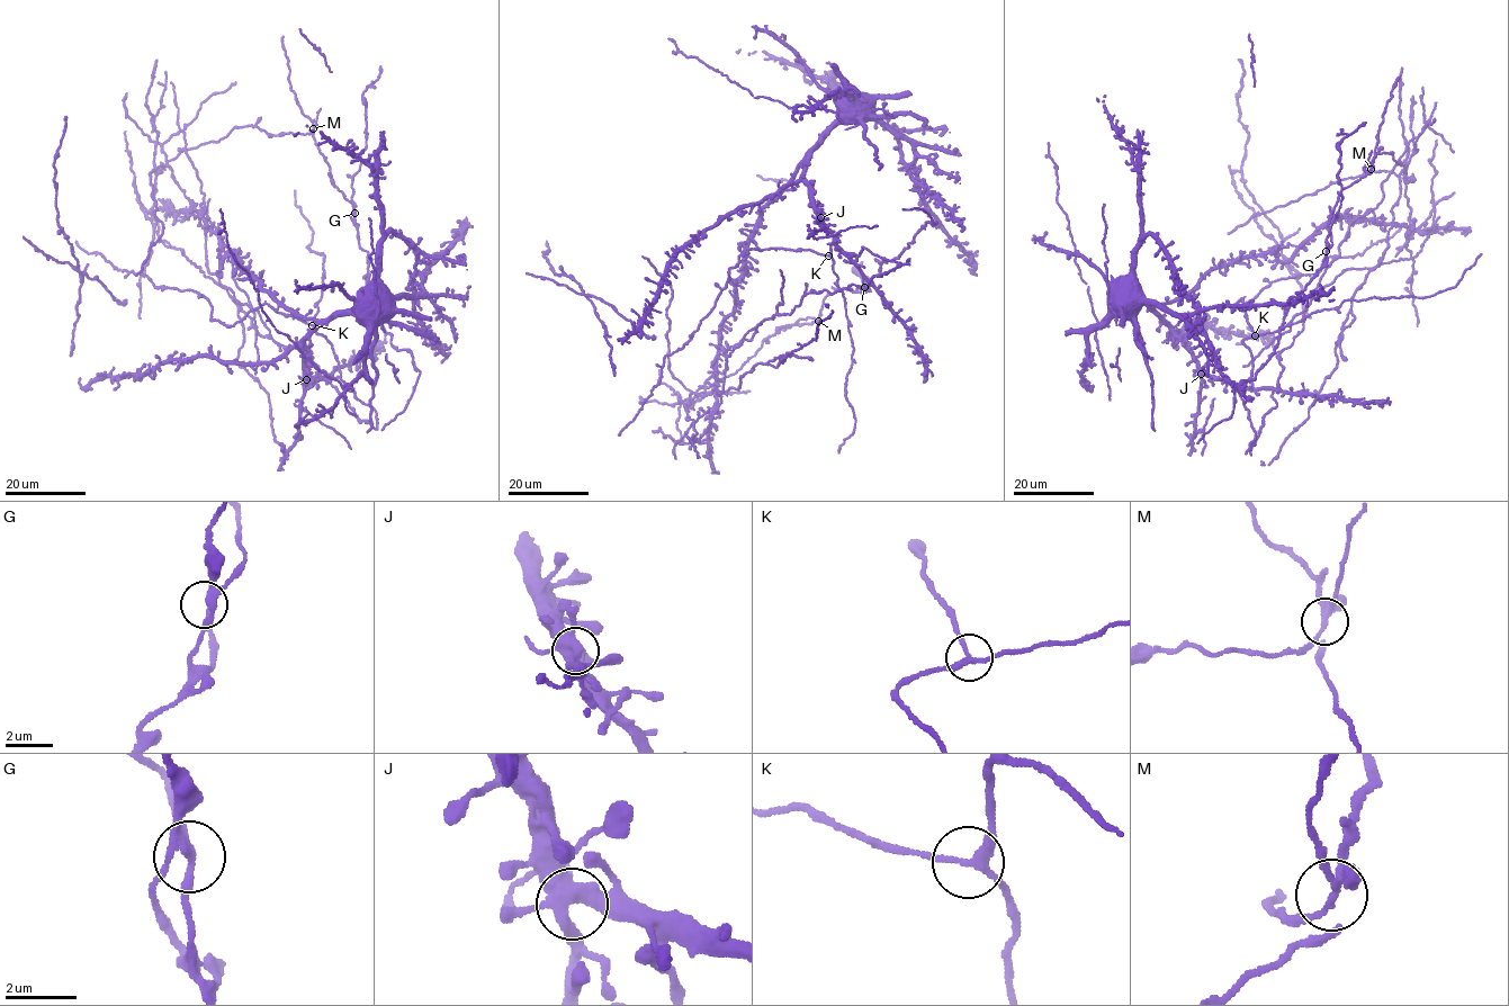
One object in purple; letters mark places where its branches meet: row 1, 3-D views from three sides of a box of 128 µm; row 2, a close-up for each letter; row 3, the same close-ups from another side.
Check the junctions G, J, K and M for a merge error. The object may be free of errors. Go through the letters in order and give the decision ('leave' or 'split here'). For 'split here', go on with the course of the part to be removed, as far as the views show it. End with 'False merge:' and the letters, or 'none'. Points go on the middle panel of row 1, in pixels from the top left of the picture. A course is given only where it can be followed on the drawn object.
G: leave
J: leave
K: leave
M: split here
False merge: M

